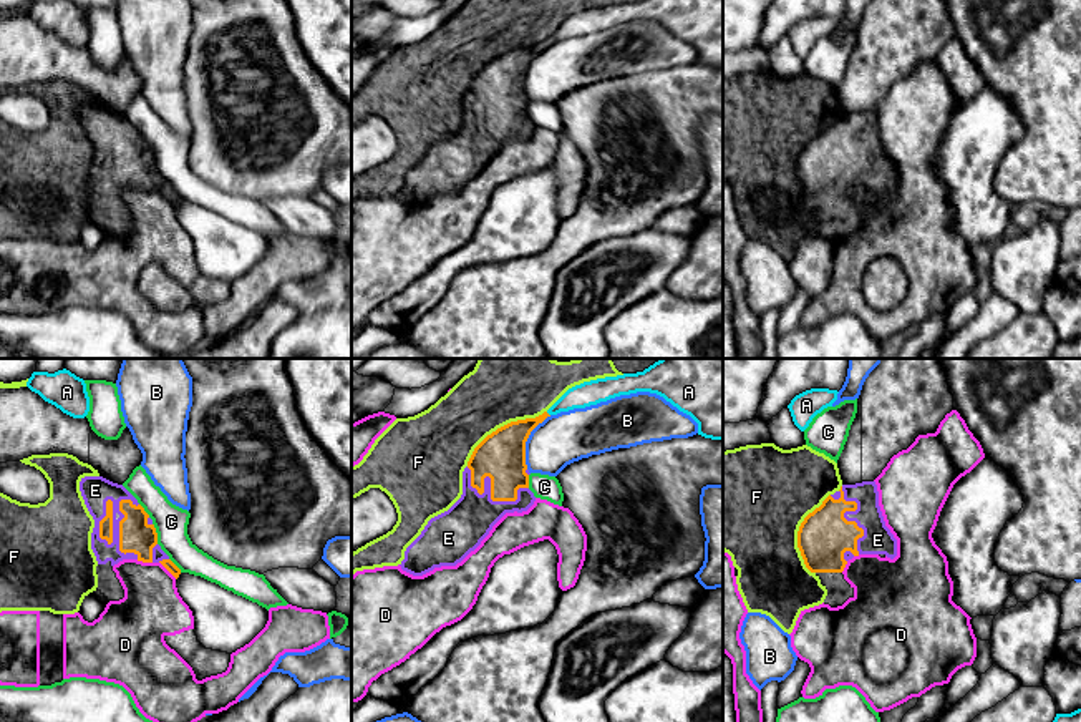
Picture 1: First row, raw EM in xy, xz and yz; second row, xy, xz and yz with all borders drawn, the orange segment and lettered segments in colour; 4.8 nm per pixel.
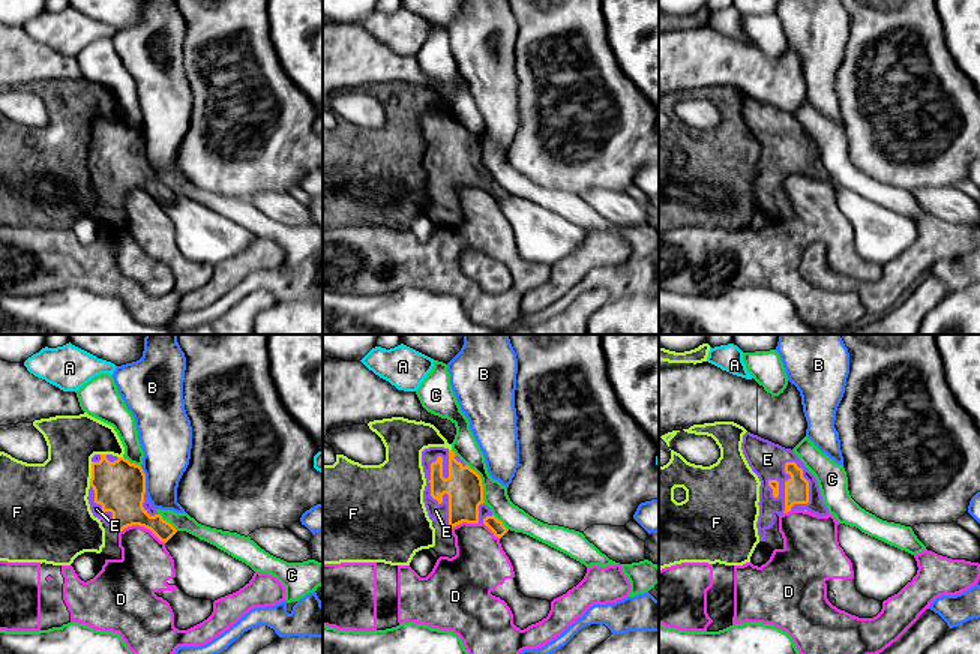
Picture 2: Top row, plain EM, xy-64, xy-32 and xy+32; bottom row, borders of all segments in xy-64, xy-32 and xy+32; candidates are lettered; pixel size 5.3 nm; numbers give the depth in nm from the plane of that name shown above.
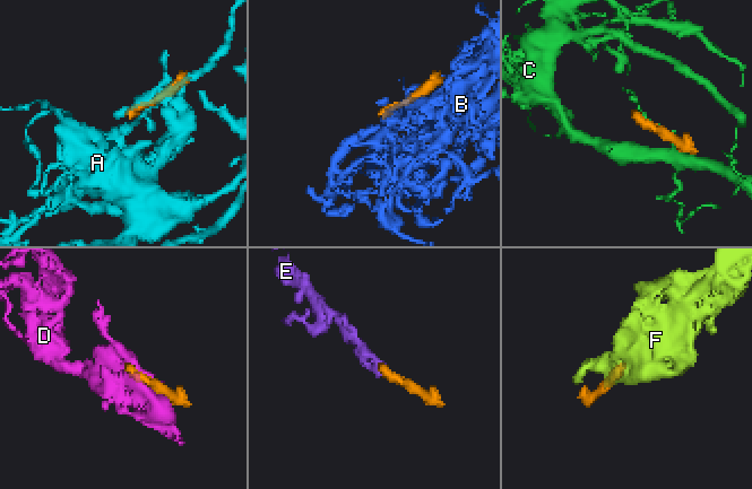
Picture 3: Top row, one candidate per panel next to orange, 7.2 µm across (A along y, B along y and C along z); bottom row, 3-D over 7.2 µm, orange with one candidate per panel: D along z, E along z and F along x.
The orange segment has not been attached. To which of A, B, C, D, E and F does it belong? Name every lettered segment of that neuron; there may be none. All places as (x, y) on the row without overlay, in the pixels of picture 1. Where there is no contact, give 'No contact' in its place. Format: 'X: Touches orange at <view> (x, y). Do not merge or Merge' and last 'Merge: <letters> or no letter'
A: Touches orange at xz (547, 42). Do not merge
B: Touches orange at xz (526, 68). Do not merge
C: Touches orange at xy (156, 161). Do not merge
D: Touches orange at xy (168, 198). Do not merge
E: Touches orange at xz (491, 115). Merge
F: Touches orange at xz (501, 55). Do not merge
Merge: E

